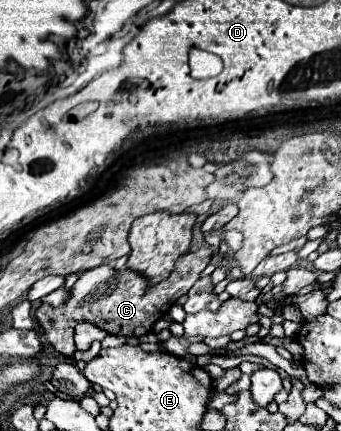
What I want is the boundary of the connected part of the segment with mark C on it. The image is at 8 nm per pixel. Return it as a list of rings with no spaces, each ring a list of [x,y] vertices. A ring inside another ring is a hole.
[[[200,248],[182,254],[176,260],[174,272],[158,284],[150,284],[140,272],[134,272],[128,266],[118,270],[110,264],[102,264],[94,270],[80,274],[78,282],[70,288],[70,298],[62,306],[54,308],[50,304],[40,304],[34,312],[36,322],[42,328],[47,342],[65,357],[72,356],[77,350],[74,342],[74,326],[80,322],[90,322],[96,328],[114,336],[144,336],[152,330],[156,320],[168,314],[170,306],[180,296],[188,294],[192,284],[200,278],[202,270],[210,264],[212,254],[214,254],[212,248]]]

